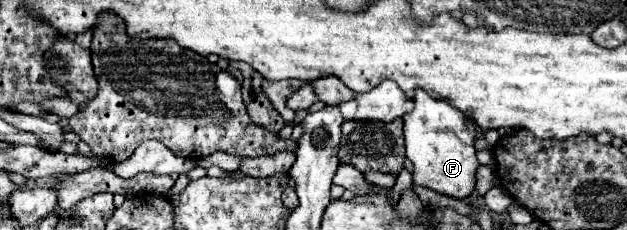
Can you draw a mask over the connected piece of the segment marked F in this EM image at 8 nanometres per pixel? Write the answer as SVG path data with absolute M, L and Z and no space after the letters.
M419 90L415 94L415 108L409 116L403 116L405 122L405 144L407 144L407 158L413 162L413 182L417 186L435 190L437 194L445 194L451 198L465 198L471 196L477 182L477 158L475 158L475 122L467 120L457 108L447 102L437 102L427 92Z

